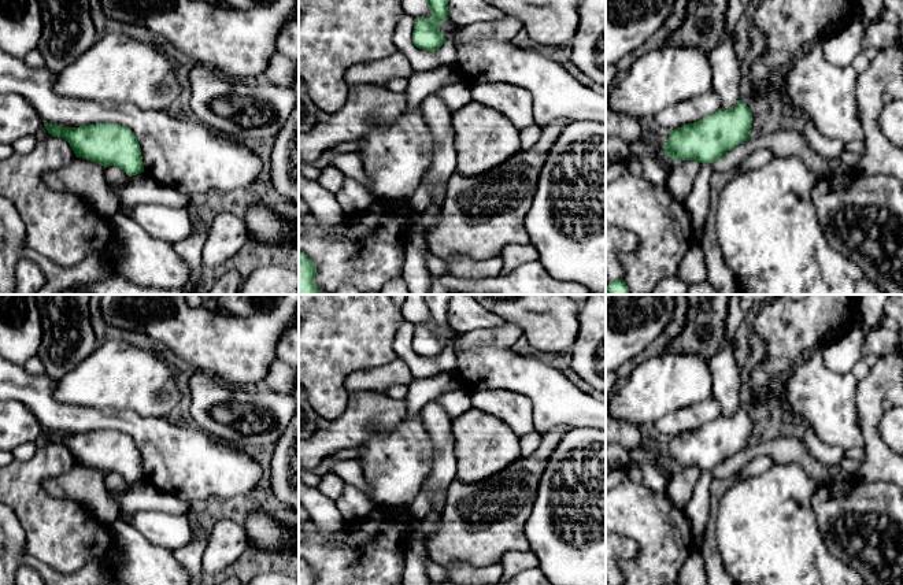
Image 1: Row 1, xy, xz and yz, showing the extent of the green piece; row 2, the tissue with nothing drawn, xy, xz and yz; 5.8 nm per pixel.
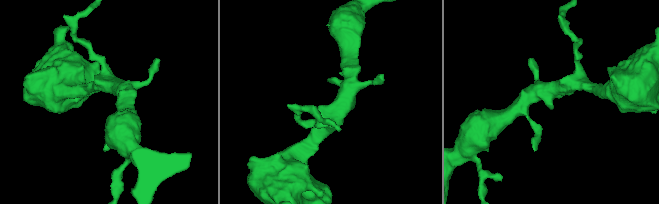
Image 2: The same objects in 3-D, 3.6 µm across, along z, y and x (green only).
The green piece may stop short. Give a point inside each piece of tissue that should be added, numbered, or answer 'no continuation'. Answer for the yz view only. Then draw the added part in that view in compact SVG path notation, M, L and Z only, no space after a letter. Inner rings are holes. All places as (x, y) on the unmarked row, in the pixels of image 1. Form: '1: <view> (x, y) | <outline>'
1: yz (698, 510) | M700 470L699 481L693 489L689 504L685 510L689 527L692 532L693 547L703 536L706 526L708 523L710 501L708 501L708 488L714 481L711 470Z

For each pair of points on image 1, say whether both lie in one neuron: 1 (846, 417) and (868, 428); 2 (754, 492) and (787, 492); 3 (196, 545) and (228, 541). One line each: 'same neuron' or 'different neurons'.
1: different neurons
2: same neuron
3: different neurons

